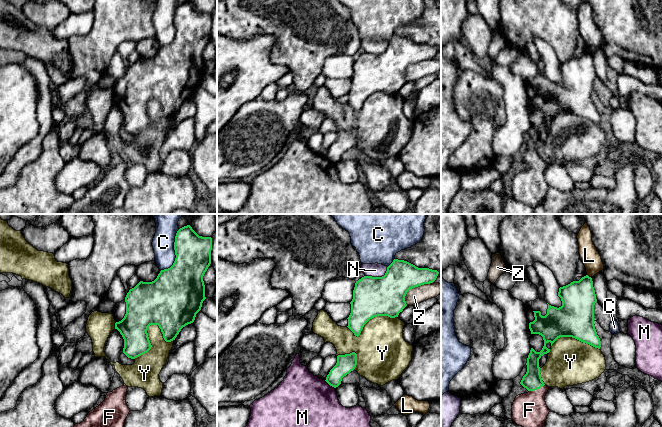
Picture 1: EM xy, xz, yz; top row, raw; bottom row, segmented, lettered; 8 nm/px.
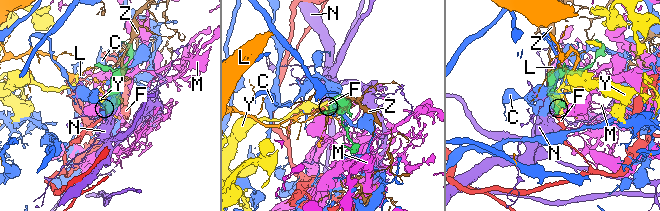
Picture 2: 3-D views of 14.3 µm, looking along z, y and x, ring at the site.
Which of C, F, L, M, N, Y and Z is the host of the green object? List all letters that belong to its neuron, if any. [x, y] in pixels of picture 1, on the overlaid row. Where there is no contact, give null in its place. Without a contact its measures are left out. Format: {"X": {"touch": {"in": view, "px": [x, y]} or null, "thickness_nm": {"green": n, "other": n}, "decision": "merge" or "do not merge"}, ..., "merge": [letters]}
{"C": {"touch": {"in": "xy", "px": [175, 252]}, "thickness_nm": {"green": 320, "other": 180}, "decision": "do not merge"}, "F": {"touch": {"in": "yz", "px": [536, 389]}, "thickness_nm": {"green": 150, "other": 280}, "decision": "merge"}, "L": {"touch": {"in": "yz", "px": [588, 276]}, "thickness_nm": {"green": 280, "other": 150}, "decision": "do not merge"}, "M": {"touch": {"in": "xz", "px": [329, 384]}, "thickness_nm": {"green": 150, "other": 440}, "decision": "do not merge"}, "N": {"touch": {"in": "xz", "px": [378, 277]}, "thickness_nm": {"green": 320, "other": 110}, "decision": "do not merge"}, "Y": {"touch": {"in": "xy", "px": [147, 329]}, "thickness_nm": {"green": 380, "other": 170}, "decision": "do not merge"}, "Z": {"touch": {"in": "xz", "px": [413, 287]}, "thickness_nm": {"green": 320, "other": 140}, "decision": "do not merge"}, "merge": ["F"]}

